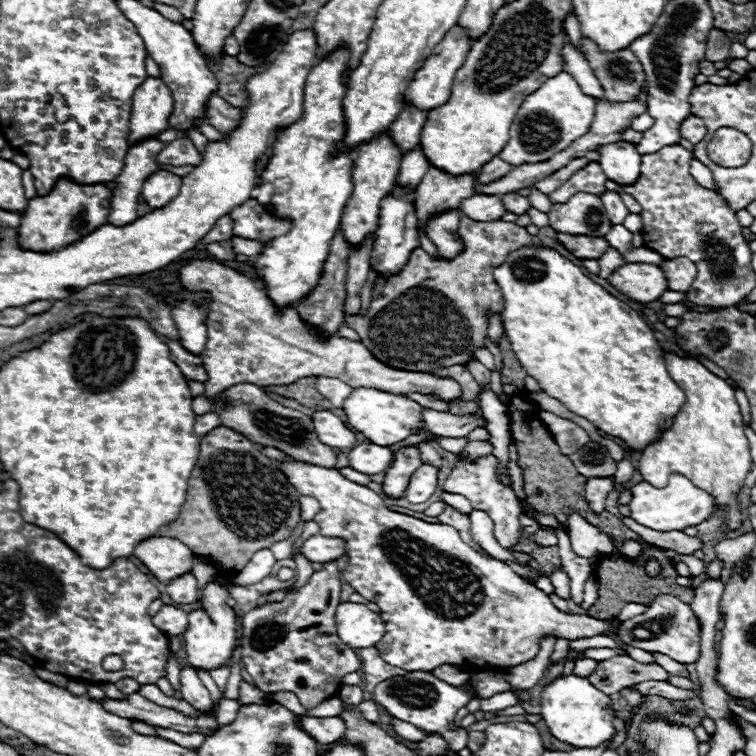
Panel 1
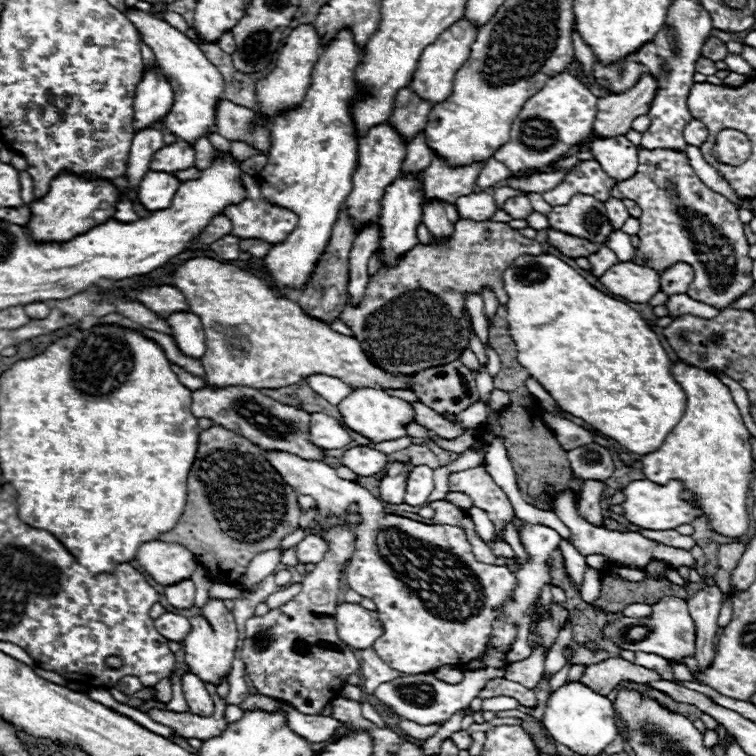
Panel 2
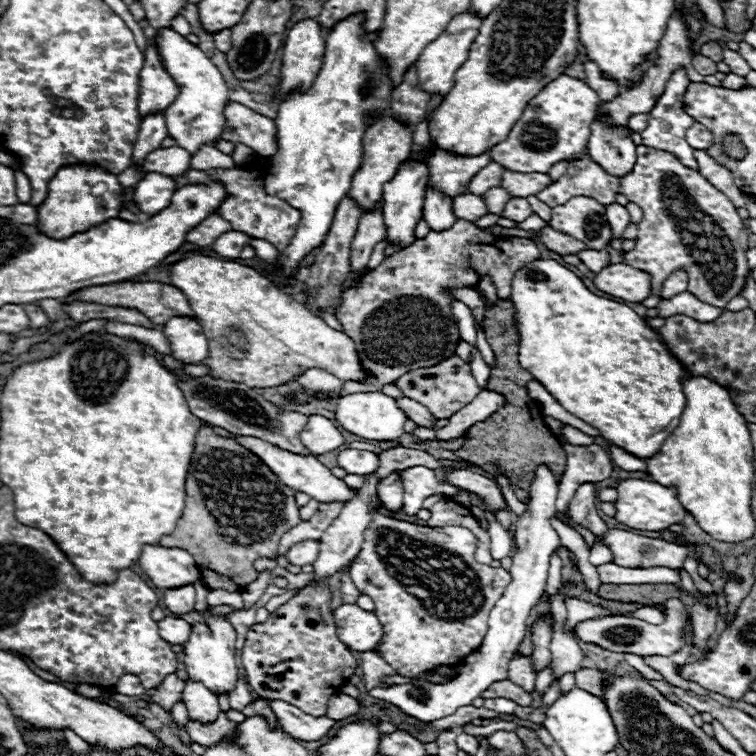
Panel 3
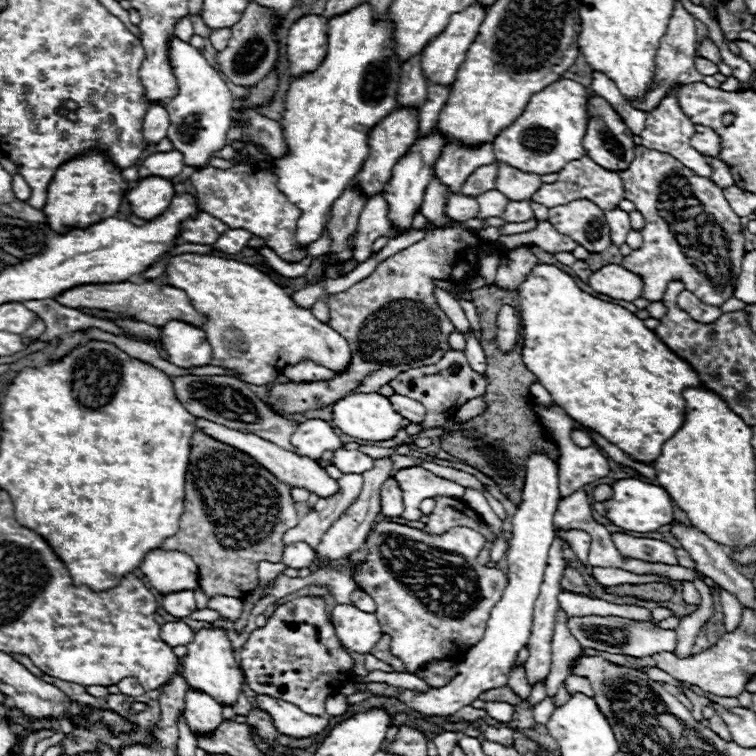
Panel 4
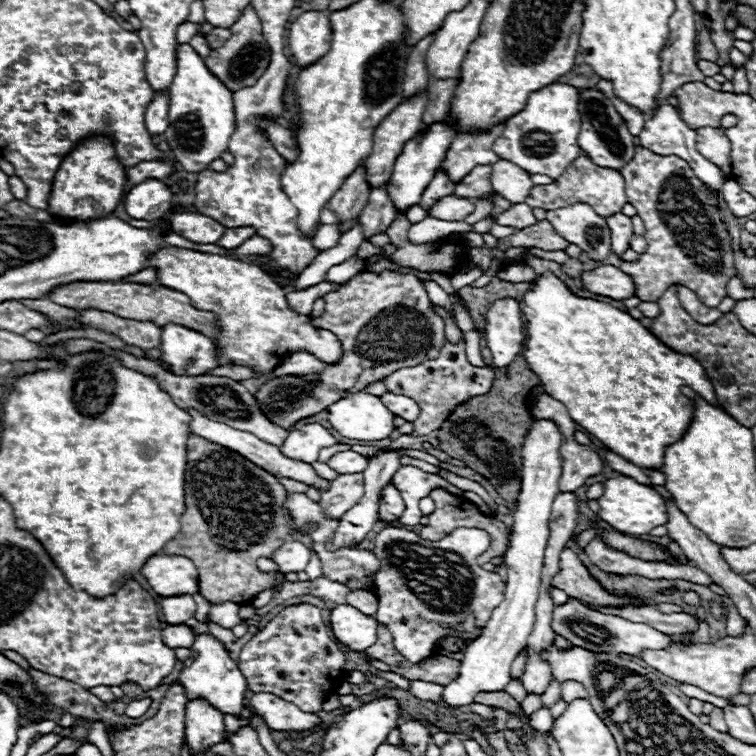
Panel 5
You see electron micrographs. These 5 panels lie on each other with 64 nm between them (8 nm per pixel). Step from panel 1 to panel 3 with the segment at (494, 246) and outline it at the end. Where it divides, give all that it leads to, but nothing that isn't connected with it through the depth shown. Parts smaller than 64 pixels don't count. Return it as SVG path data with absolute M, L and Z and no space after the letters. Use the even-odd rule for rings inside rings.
M456 220L450 230L430 230L426 238L384 258L384 262L366 274L358 286L340 296L334 316L342 324L346 336L354 340L358 360L370 378L364 382L348 380L338 394L328 396L322 392L296 392L294 400L306 404L312 400L340 398L348 392L378 392L384 384L392 384L414 368L428 368L442 358L452 356L460 334L450 320L452 312L448 300L452 296L444 288L474 288L484 274L490 274L498 296L508 298L516 270L538 258L540 252L532 240L514 238L508 242L502 236L490 236L486 230L480 230L466 220Z

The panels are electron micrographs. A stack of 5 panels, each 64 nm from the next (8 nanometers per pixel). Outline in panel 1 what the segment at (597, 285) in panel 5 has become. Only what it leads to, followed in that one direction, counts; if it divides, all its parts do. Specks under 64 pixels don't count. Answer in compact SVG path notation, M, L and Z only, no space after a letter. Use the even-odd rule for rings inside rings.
M624 264L614 270L608 282L636 302L652 302L668 290L664 272L654 264Z

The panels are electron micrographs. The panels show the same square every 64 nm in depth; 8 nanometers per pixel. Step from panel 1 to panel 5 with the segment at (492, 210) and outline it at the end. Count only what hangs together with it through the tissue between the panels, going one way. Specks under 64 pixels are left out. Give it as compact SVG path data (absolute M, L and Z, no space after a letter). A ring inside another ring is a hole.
M444 196L442 200L438 200L430 210L428 216L438 218L438 220L452 220L452 222L460 222L466 216L470 216L474 212L474 204L468 198L456 198L456 196Z

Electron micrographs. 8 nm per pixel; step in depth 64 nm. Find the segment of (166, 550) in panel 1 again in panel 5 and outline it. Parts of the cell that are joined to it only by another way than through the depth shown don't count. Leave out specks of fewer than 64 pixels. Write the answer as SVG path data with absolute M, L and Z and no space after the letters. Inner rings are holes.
M156 554L144 564L142 574L160 596L198 594L198 570L184 556Z

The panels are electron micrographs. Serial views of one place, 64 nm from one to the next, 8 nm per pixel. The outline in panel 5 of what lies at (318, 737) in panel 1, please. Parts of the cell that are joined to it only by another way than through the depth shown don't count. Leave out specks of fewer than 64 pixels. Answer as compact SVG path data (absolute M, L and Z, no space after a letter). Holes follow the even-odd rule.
M256 692L250 698L250 708L254 714L264 718L272 730L308 730L320 724L316 714L302 712L292 702L280 700L268 692Z

